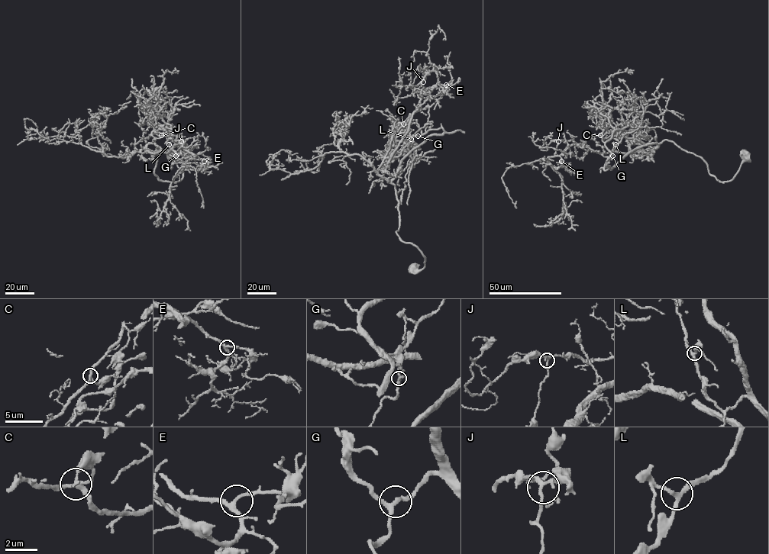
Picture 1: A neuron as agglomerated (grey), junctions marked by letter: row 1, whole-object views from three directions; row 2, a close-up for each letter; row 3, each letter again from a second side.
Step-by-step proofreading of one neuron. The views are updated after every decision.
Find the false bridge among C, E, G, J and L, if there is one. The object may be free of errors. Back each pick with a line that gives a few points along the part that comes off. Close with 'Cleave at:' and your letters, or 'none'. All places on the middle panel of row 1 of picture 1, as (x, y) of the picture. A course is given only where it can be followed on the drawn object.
Cleave at: none

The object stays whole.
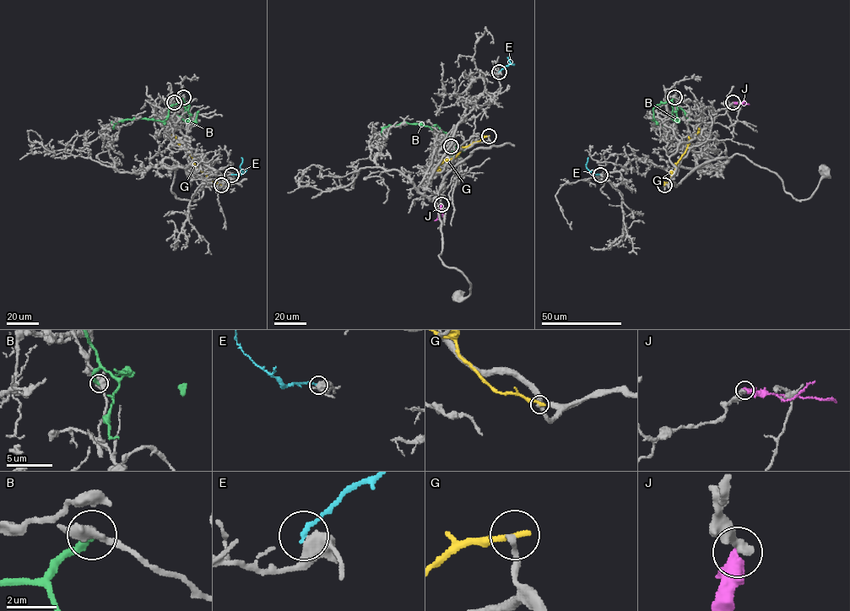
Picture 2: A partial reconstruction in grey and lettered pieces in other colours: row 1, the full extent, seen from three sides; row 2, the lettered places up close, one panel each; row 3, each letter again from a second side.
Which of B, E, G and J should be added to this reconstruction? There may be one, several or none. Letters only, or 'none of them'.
none of them

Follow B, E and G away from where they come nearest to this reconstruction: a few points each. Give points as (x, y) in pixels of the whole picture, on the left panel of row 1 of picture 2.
B: (183, 97), (180, 103), (170, 106), (168, 117), (162, 121), (121, 120), (116, 121), (113, 128), (112, 121)
E: (231, 175), (242, 172), (240, 166), (241, 158)
G: (221, 185), (213, 183), (195, 165), (188, 151), (169, 133), (173, 128)

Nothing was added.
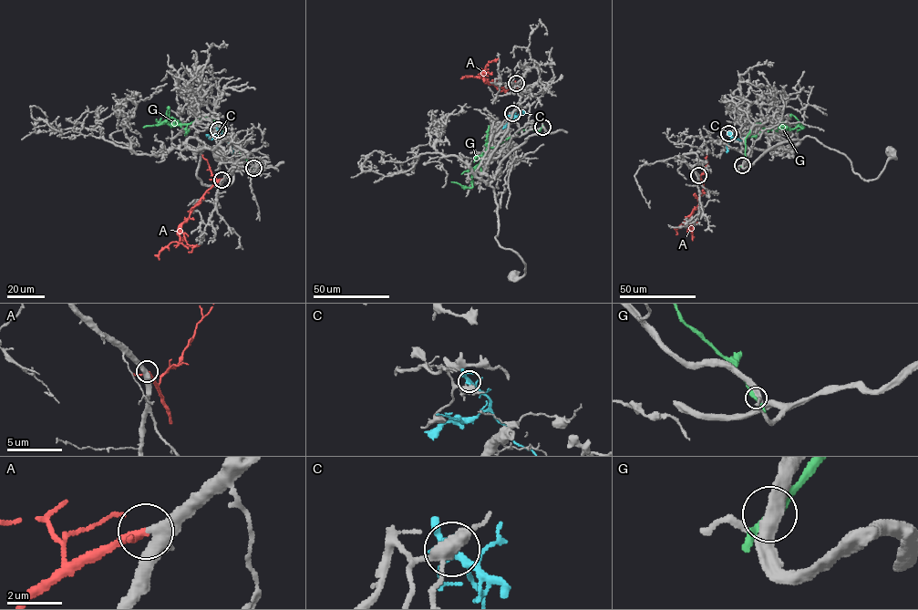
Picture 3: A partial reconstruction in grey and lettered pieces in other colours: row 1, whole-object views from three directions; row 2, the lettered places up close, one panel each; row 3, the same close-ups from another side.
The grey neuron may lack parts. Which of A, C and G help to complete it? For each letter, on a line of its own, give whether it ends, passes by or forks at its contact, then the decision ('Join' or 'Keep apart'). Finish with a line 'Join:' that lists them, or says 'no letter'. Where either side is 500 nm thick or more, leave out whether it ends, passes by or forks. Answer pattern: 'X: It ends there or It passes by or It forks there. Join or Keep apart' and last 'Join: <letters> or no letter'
A: It passes by. Join
C: It forks there. Keep apart
G: It passes by. Keep apart
Join: A

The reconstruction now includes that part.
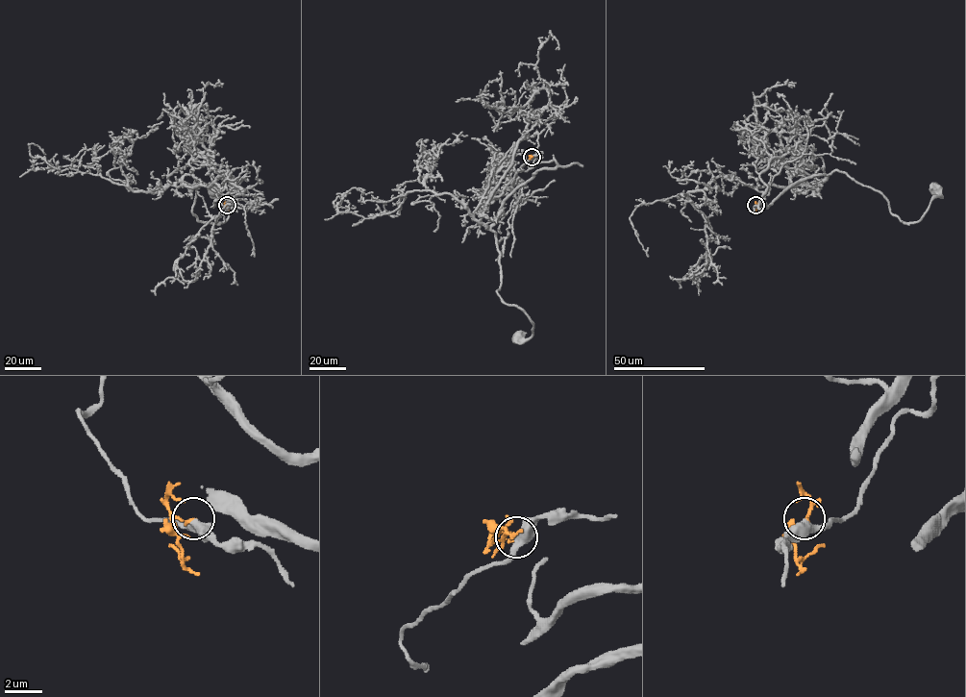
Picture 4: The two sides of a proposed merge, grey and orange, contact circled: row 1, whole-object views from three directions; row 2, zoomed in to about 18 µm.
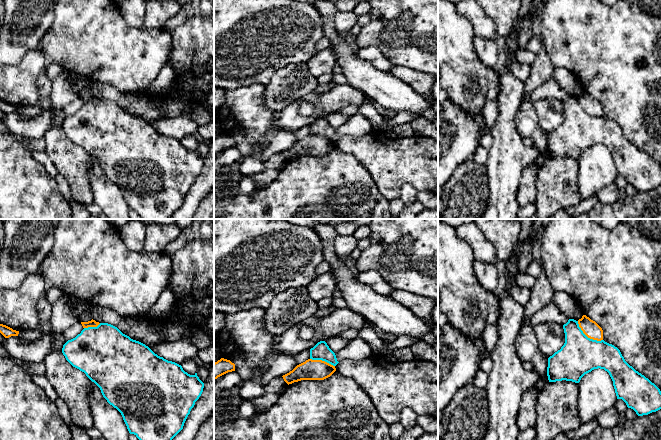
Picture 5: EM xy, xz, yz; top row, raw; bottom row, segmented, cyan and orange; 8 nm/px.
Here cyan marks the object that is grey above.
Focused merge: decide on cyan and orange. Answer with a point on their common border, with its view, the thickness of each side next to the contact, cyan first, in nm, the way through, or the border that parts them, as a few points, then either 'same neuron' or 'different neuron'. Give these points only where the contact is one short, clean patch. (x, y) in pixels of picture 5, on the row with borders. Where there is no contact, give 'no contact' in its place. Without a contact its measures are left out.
meets cyan in yz at (586, 336); 320 nm thick on the cyan side, 140 nm on the other; border along yz (577, 321), (580, 329), (588, 337), (602, 340); different neuron

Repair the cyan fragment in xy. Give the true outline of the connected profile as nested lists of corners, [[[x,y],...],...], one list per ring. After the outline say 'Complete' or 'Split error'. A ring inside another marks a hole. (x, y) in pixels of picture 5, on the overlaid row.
[[[108,323],[84,328],[63,345],[62,353],[100,388],[107,402],[121,413],[129,433],[139,440],[172,440],[203,392],[204,383],[197,373],[188,374],[181,365],[158,356]]]. Complete

